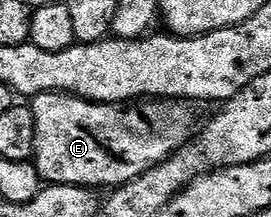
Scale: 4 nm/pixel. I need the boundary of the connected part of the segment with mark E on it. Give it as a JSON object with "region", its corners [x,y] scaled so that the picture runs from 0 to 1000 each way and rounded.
{"region":[[[162,424],[118,447],[129,525],[122,756],[170,853],[258,848],[280,866],[413,876],[542,802],[720,622],[712,535],[679,475],[579,488],[550,571],[476,576],[424,479],[339,479],[255,424]]]}

